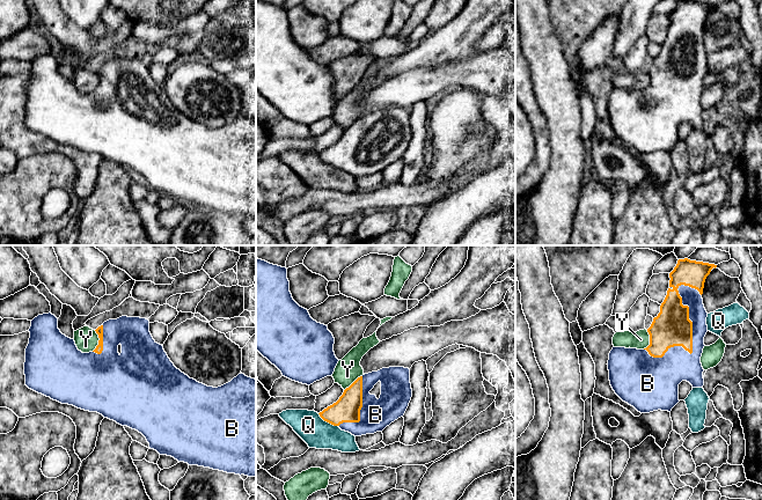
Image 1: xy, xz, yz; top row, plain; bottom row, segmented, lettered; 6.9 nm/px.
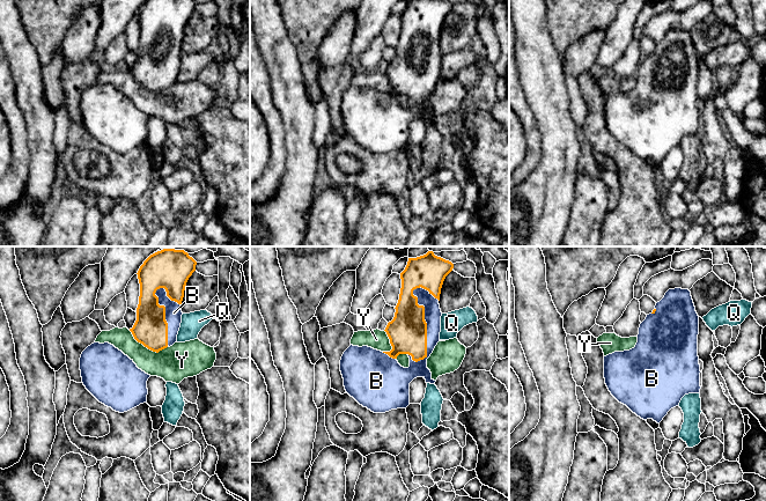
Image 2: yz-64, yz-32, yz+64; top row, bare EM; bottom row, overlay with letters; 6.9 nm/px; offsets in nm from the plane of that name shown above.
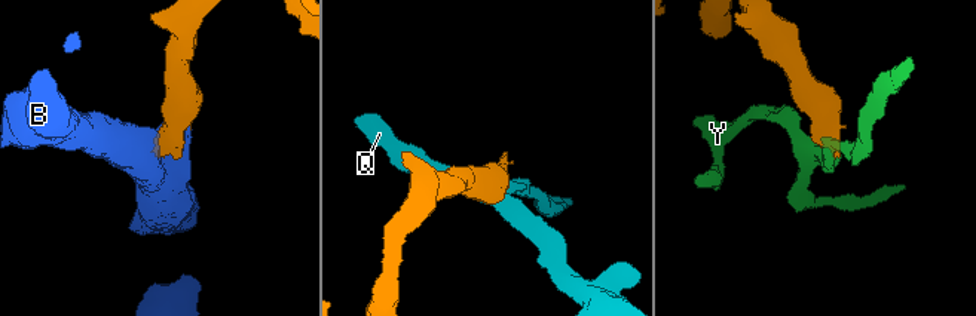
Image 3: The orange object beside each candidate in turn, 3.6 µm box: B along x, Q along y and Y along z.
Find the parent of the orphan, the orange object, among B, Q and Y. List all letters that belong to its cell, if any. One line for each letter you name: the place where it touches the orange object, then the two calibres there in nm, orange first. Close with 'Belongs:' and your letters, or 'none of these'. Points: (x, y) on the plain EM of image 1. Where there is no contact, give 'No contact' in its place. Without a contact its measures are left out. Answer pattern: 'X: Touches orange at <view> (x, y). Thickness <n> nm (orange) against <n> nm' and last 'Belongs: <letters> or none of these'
B: Touches orange at yz (691, 74). Thickness 260 nm (orange) against 240 nm
Belongs: B

